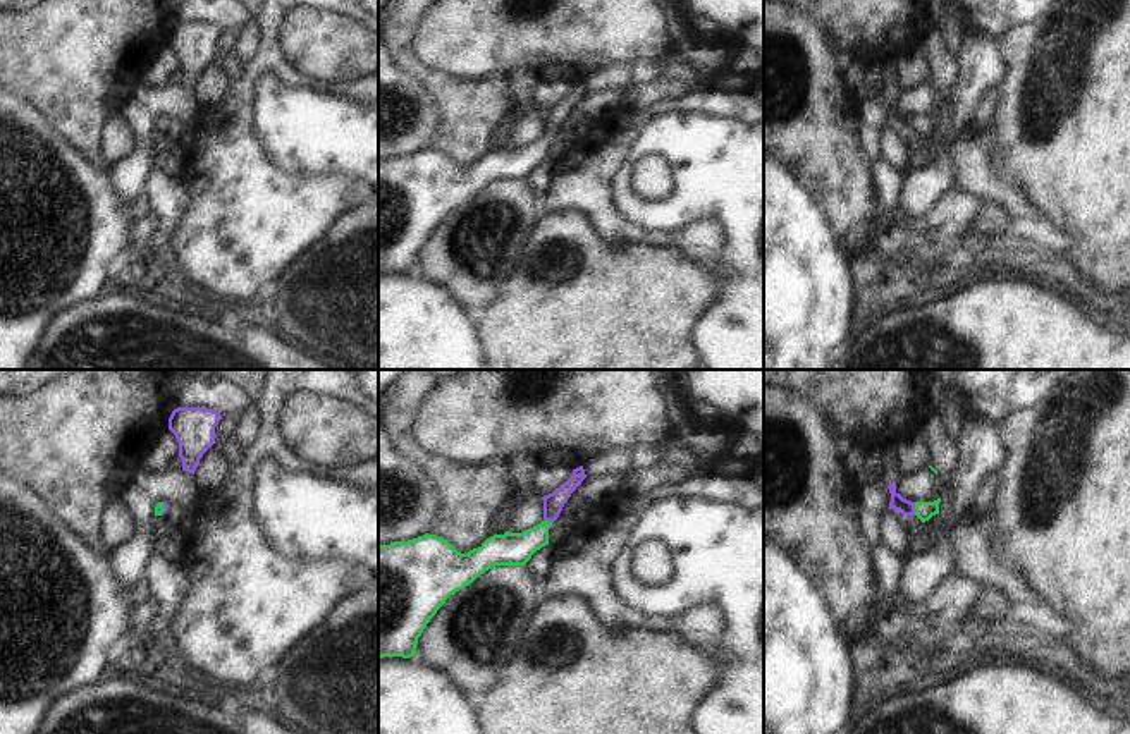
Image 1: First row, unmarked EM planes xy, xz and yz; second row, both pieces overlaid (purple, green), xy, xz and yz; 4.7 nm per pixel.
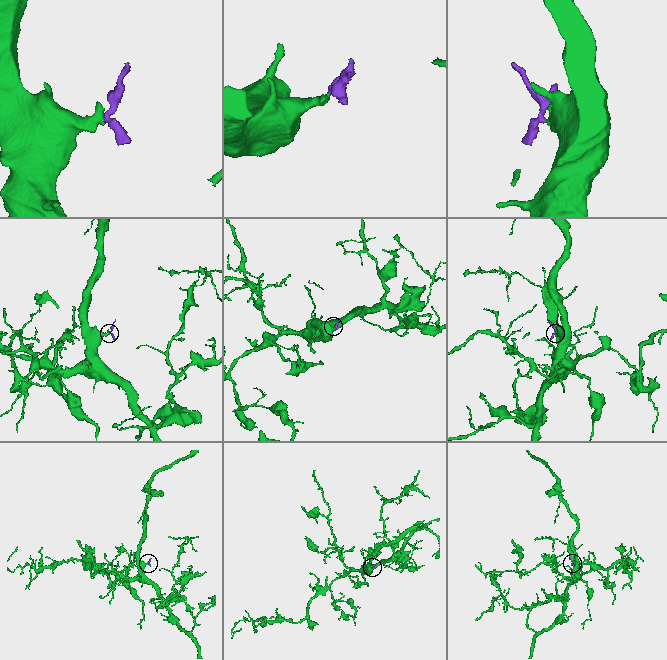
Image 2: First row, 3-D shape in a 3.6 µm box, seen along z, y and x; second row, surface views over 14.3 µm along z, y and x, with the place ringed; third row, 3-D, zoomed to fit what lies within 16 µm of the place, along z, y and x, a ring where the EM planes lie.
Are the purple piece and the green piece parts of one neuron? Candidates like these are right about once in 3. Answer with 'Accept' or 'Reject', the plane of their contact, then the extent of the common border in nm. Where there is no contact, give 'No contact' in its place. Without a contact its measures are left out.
Accept. Touches purple in yz. Shared border 60 nm

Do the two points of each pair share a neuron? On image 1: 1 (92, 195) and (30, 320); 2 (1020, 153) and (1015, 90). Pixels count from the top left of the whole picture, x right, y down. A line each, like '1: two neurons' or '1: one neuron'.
1: one neuron
2: one neuron

